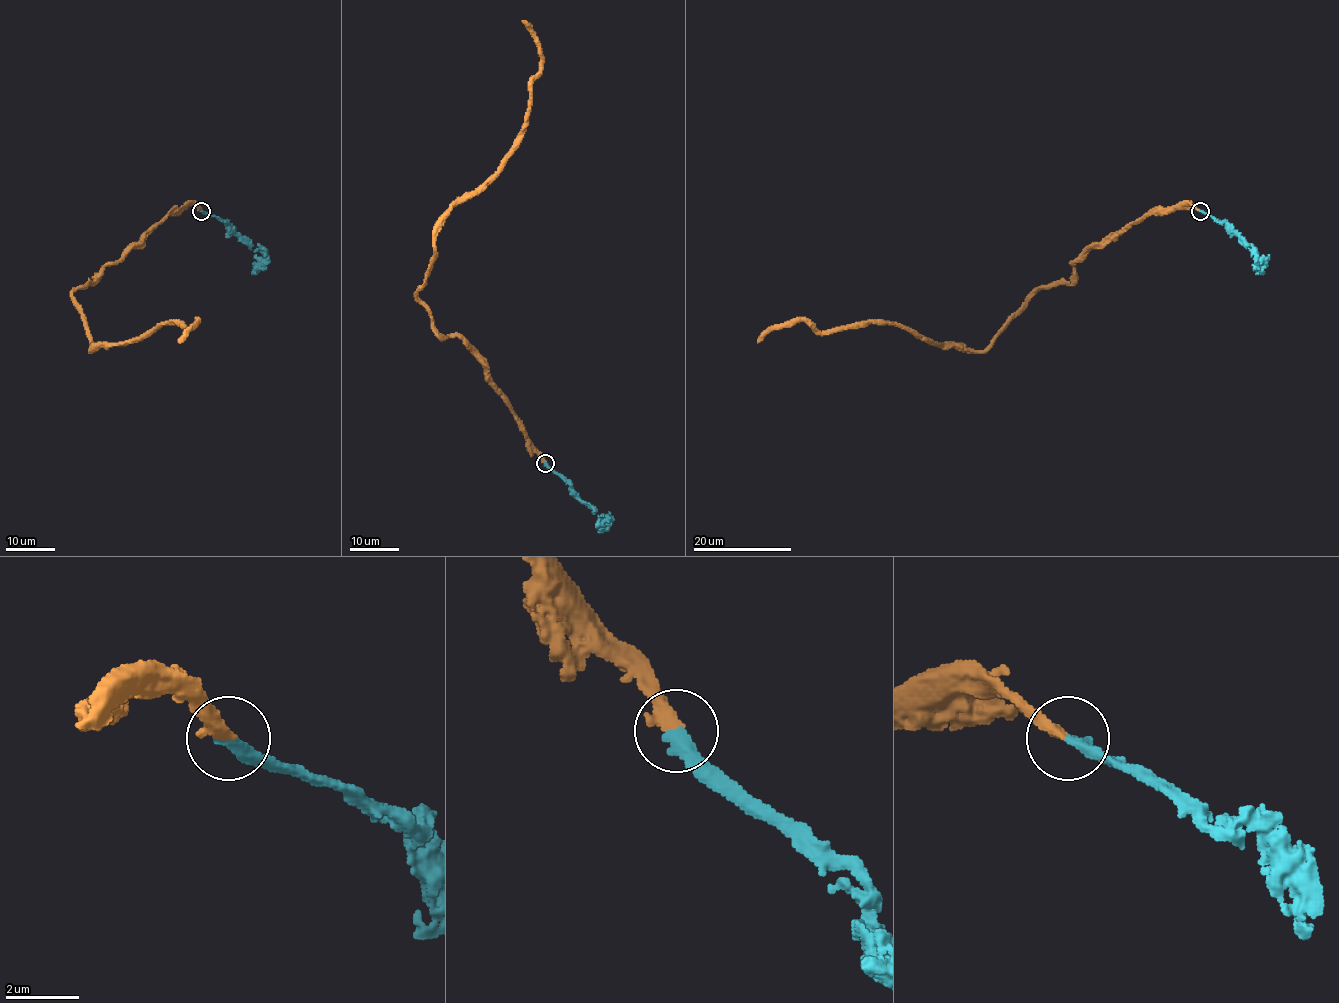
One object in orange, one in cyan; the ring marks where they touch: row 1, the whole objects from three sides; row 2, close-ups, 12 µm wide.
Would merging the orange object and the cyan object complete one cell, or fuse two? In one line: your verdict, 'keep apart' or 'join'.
join

